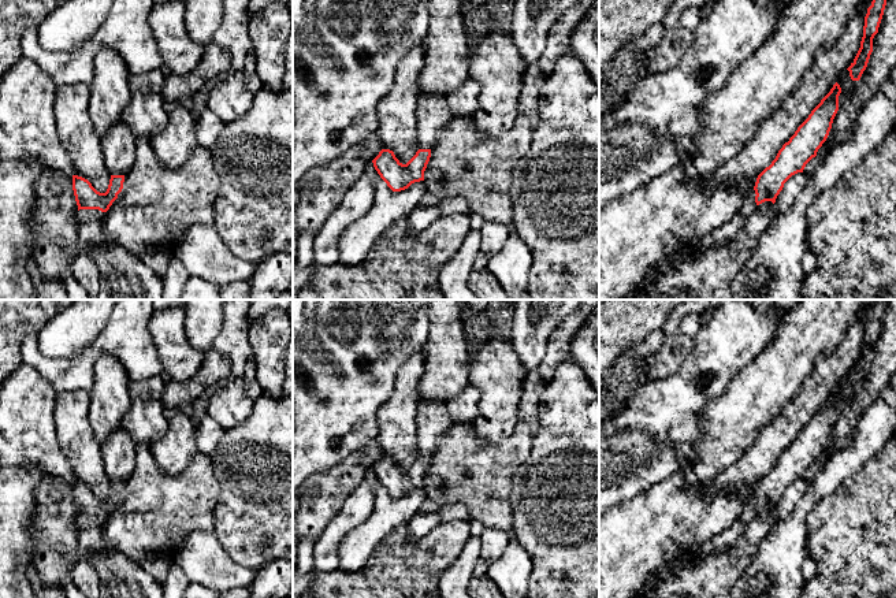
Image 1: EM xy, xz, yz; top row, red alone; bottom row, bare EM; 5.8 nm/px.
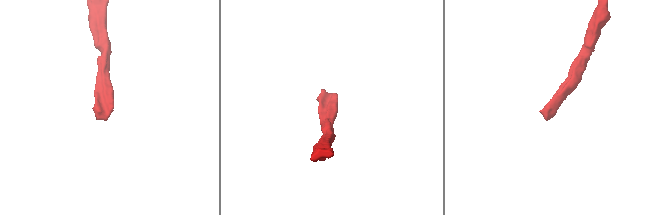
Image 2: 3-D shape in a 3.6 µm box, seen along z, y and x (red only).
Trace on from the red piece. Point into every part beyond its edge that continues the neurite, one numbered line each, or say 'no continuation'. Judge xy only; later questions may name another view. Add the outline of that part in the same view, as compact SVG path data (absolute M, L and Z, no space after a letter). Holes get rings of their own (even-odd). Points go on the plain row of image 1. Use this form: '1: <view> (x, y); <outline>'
1: xy (84, 522); M79 516L77 520L77 527L79 530L88 530L90 527L104 525L105 519L98 516Z

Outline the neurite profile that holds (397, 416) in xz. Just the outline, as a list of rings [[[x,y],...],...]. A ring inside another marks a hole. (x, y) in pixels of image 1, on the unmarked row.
[[[424,352],[409,356],[399,368],[391,397],[379,408],[376,441],[383,456],[394,458],[406,471],[420,456],[416,416],[420,402],[419,385],[424,372]]]

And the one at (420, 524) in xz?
[[[417,512],[410,519],[408,527],[410,539],[420,539],[442,523],[438,512]]]

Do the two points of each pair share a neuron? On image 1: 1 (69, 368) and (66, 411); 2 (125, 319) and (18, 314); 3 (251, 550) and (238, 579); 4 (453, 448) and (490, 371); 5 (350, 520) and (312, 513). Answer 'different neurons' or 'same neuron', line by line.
1: different neurons
2: different neurons
3: different neurons
4: different neurons
5: different neurons

